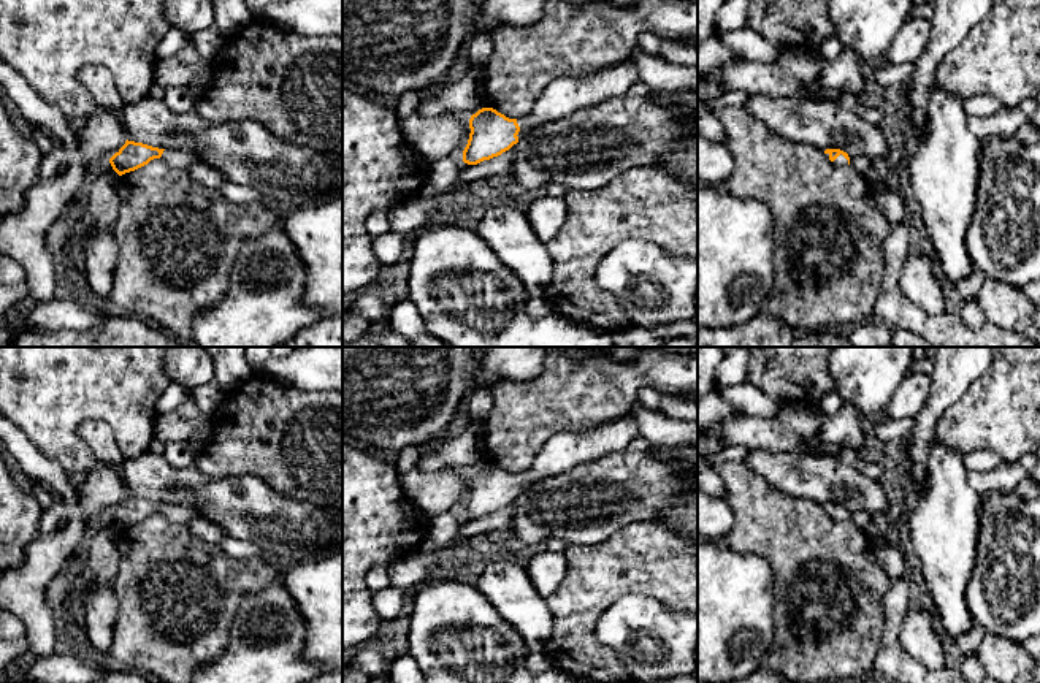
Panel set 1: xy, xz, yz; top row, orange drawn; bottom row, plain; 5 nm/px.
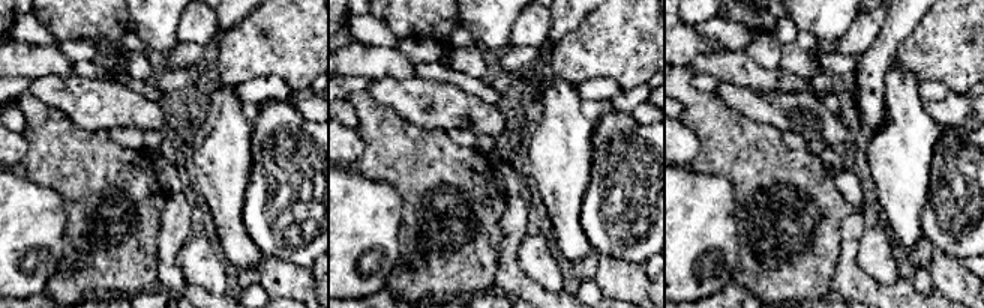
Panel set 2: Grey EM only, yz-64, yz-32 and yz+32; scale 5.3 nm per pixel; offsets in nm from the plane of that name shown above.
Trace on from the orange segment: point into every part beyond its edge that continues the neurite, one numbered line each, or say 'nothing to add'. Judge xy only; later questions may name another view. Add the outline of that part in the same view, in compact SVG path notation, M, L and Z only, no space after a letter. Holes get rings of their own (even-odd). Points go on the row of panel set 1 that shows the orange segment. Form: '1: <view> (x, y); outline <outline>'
1: xy (183, 160); outline M163 151L162 158L168 165L184 171L201 162L197 155L184 151Z

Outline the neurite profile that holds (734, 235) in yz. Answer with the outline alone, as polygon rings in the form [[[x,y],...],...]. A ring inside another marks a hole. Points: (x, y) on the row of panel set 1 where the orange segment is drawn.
[[[698,184],[698,328],[728,328],[763,312],[774,287],[774,217],[766,203]]]

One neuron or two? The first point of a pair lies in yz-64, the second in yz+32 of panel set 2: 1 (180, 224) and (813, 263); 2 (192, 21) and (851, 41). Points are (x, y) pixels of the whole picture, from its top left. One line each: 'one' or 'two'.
1: two
2: one

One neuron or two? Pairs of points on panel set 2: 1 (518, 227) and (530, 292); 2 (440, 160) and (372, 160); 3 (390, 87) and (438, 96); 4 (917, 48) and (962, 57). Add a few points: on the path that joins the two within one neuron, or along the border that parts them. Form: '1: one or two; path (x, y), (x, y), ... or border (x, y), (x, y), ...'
1: one; path (509, 244), (509, 271), (513, 275)
2: one; path (423, 160), (389, 160)
3: one; path (402, 90), (426, 96)
4: one; path (927, 48), (951, 48)

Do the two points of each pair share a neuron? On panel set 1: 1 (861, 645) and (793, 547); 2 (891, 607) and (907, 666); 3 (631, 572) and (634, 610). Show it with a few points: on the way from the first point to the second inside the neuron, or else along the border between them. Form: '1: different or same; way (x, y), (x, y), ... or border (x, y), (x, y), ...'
1: same; way (834, 626), (828, 620), (826, 609), (795, 574)
2: same; way (891, 621), (893, 652)
3: different; border (668, 607), (652, 598), (623, 595), (601, 614)

